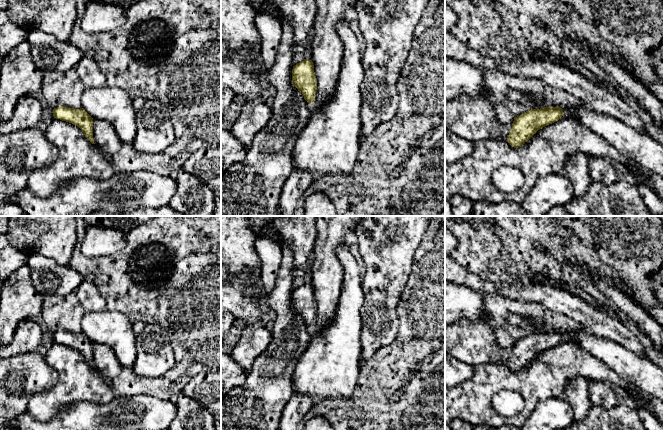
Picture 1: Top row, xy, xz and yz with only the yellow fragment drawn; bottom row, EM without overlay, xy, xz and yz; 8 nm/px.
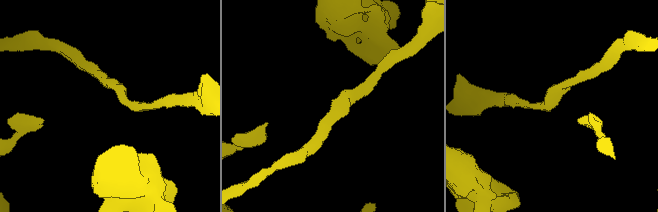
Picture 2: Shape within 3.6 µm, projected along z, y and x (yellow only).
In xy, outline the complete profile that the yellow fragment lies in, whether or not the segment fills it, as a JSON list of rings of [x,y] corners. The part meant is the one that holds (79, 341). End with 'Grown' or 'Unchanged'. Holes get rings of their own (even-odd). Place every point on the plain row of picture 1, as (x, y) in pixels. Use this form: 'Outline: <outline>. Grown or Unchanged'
Outline: [[[59,330],[53,333],[53,341],[78,350],[85,361],[92,367],[93,363],[93,342],[84,334],[84,332],[74,333]]]. Unchanged

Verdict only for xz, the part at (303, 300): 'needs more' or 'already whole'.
already whole

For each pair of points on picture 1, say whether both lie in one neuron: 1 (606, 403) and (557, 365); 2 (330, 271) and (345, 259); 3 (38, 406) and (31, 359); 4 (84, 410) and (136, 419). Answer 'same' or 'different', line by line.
1: different
2: different
3: different
4: same

